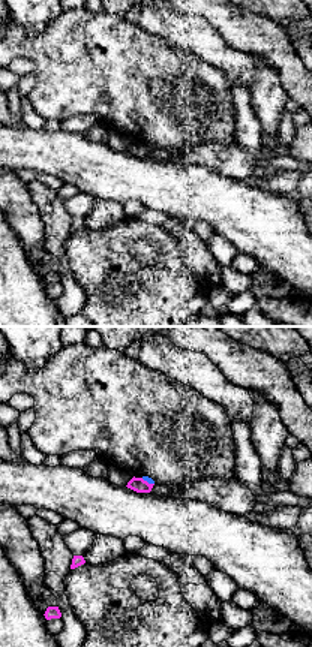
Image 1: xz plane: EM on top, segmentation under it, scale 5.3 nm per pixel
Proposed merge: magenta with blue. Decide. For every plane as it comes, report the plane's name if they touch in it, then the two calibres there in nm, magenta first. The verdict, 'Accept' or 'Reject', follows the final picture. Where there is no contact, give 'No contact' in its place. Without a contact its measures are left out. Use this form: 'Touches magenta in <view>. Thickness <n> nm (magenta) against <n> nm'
Touches magenta in xz. Thickness 80 nm (magenta) against 30 nm

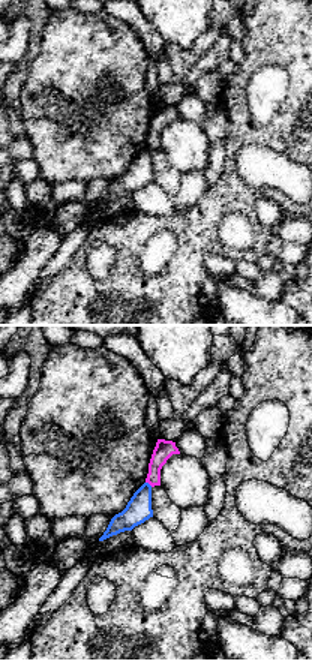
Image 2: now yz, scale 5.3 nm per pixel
Touches magenta in yz. Thickness 100 nm (magenta) against 140 nm

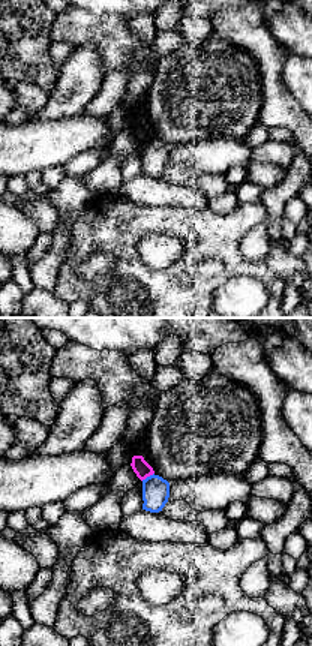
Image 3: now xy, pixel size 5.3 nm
Touches magenta in xy. Thickness 90 nm (magenta) against 140 nm

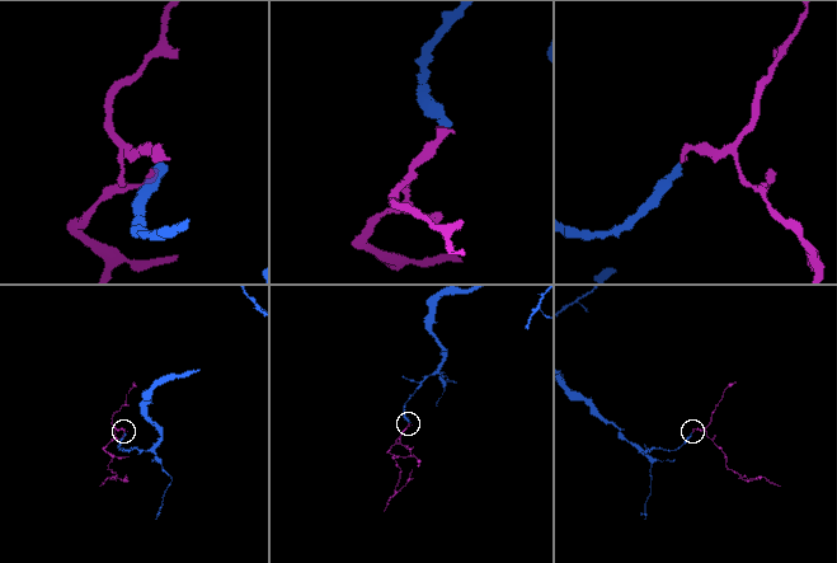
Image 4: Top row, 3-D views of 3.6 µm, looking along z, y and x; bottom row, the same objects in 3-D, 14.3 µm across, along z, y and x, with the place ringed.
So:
Reject

